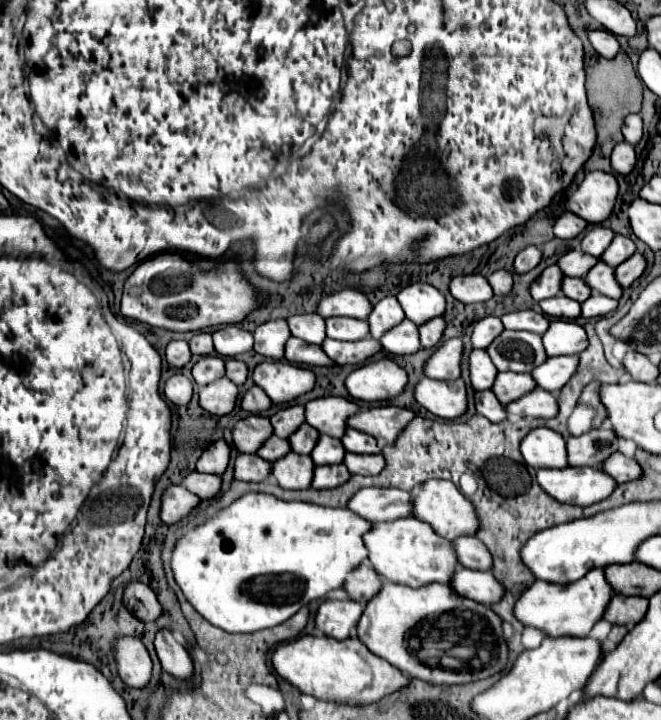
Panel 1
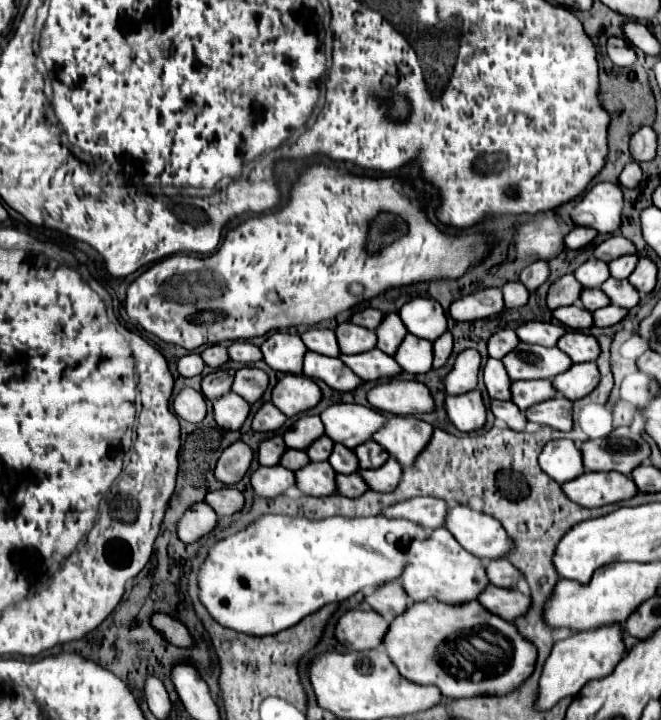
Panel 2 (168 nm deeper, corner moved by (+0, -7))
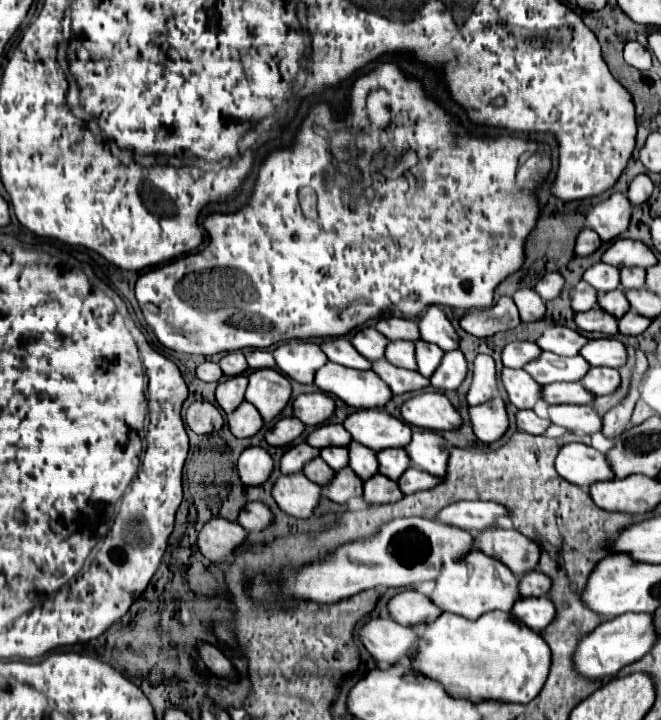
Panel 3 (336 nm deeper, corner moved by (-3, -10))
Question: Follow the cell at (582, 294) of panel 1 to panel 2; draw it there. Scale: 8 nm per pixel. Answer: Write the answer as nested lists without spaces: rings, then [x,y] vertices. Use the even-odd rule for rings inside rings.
[[[587,288],[581,292],[581,304],[589,312],[595,312],[595,310],[611,304],[611,300],[609,300],[609,296],[605,296],[605,292],[601,288]]]

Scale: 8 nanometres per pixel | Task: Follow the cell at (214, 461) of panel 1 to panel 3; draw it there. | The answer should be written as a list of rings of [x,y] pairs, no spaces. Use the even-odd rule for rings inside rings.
[[[248,447],[240,453],[238,463],[236,463],[236,471],[238,477],[242,481],[242,485],[260,485],[268,479],[270,471],[272,471],[272,457],[268,455],[266,449],[262,447]]]

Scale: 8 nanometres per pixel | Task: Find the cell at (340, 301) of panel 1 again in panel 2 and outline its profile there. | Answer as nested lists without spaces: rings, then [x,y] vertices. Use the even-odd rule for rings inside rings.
[[[365,308],[361,312],[355,312],[351,322],[353,324],[359,324],[359,326],[365,326],[369,330],[377,330],[377,326],[381,324],[381,320],[385,318],[385,314],[381,310],[375,310],[375,308]]]

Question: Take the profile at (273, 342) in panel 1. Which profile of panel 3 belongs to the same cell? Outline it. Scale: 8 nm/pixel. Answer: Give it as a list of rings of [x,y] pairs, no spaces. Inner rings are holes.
[[[300,339],[282,343],[280,347],[274,349],[272,355],[276,359],[276,367],[298,383],[312,383],[314,373],[324,363],[328,363],[328,357],[320,351],[316,343],[308,343]]]

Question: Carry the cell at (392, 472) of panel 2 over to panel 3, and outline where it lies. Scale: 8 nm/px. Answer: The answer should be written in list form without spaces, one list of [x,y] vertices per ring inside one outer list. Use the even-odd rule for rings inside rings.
[[[408,467],[404,471],[404,475],[400,475],[398,479],[398,487],[404,495],[408,493],[416,493],[416,491],[422,491],[422,489],[432,489],[434,485],[438,485],[442,479],[440,477],[434,477],[426,471],[418,471],[414,467]]]

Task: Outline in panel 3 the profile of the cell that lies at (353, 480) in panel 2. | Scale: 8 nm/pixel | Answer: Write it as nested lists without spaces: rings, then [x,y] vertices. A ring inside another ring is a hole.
[[[372,475],[370,479],[366,479],[362,483],[364,487],[364,501],[370,503],[370,505],[376,505],[376,503],[392,503],[392,501],[398,501],[402,497],[396,481],[384,477],[384,475]]]

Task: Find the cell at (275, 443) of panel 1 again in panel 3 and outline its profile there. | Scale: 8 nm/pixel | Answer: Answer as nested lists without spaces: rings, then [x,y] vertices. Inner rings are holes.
[[[316,457],[316,459],[312,459],[312,463],[304,465],[304,471],[302,473],[308,479],[312,479],[314,483],[318,483],[318,485],[328,483],[328,479],[332,479],[332,475],[334,475],[334,471],[320,457]]]

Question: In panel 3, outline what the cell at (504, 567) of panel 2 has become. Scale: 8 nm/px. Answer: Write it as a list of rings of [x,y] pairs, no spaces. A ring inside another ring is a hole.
[[[528,571],[526,575],[518,577],[518,591],[522,597],[542,597],[548,593],[550,579],[542,571]]]

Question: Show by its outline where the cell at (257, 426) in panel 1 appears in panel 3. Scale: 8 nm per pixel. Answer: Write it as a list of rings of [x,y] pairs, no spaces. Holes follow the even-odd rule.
[[[298,443],[294,447],[290,447],[284,455],[282,455],[282,461],[280,461],[280,469],[282,473],[296,473],[296,471],[302,471],[304,463],[308,463],[310,459],[318,457],[318,449],[310,447],[308,443]]]

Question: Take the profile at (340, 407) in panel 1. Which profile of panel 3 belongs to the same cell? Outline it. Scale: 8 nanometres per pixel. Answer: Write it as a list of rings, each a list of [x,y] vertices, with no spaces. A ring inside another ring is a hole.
[[[362,409],[344,419],[344,429],[354,441],[368,449],[382,451],[388,447],[404,447],[410,441],[410,425],[388,415],[386,411]]]

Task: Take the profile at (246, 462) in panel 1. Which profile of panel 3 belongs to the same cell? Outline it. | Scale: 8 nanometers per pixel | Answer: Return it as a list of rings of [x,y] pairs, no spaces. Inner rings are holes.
[[[302,473],[280,475],[272,487],[272,497],[284,513],[306,519],[320,499],[320,485],[312,483]]]

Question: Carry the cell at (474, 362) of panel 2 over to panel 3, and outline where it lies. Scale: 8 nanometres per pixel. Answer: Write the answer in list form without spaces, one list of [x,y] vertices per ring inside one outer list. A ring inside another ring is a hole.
[[[478,355],[474,359],[474,371],[472,371],[472,383],[466,393],[468,405],[486,403],[496,393],[496,365],[490,355]]]

